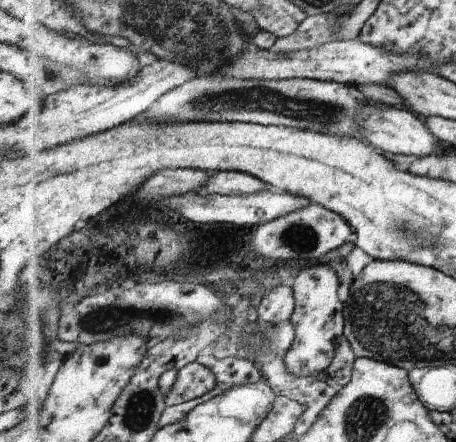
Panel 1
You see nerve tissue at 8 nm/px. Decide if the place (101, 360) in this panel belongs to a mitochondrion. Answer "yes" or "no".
no

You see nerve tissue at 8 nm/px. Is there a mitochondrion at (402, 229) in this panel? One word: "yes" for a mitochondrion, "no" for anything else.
yes

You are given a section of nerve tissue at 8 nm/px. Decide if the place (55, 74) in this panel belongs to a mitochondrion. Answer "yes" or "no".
yes

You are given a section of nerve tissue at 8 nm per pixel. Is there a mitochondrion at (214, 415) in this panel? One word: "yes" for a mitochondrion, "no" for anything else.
no

